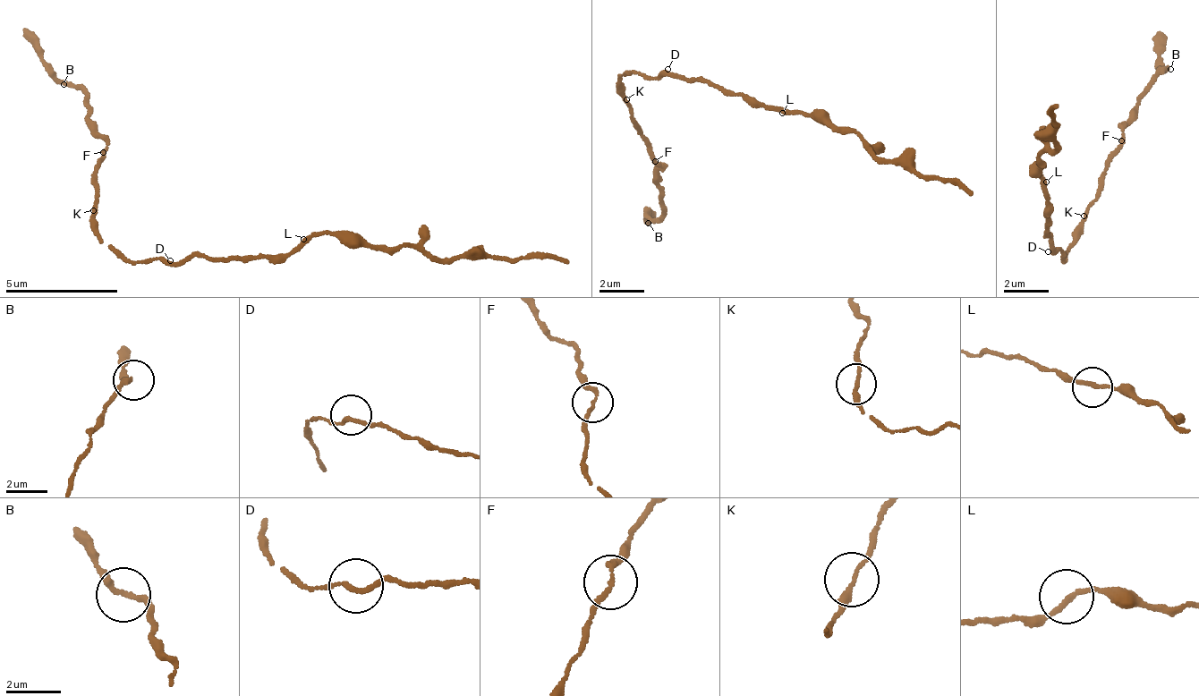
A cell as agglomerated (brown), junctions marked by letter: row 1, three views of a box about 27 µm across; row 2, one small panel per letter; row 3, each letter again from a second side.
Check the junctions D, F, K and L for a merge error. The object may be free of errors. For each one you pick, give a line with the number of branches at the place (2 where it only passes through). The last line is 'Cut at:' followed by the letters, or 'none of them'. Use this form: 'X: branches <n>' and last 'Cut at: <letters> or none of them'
Cut at: none of them

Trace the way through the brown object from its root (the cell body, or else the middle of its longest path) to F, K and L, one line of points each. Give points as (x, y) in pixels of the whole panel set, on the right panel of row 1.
F: (1053, 250), (1067, 258), (1075, 225), (1096, 199), (1106, 156), (1124, 139)
K: (1053, 250), (1067, 254), (1062, 259), (1065, 261), (1066, 249), (1073, 245), (1075, 225), (1084, 221), (1084, 216)
L: (1053, 250), (1048, 246), (1050, 239), (1044, 235), (1043, 226), (1048, 221), (1042, 217), (1047, 207), (1046, 182)

